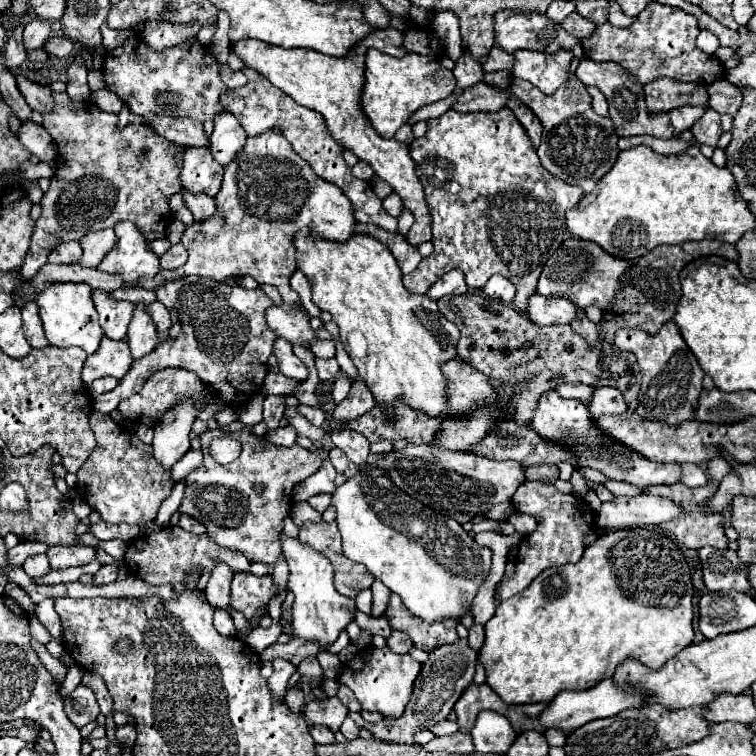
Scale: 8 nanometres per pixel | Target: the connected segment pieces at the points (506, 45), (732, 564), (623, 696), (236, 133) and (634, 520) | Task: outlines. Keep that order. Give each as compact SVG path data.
M498 11L494 15L494 43L506 51L506 53L516 53L520 49L530 49L530 51L546 51L546 53L558 53L560 49L572 51L578 59L584 57L582 47L578 45L576 37L570 37L556 21L548 19L546 15L540 13L522 13L522 11Z
M702 547L698 555L702 561L704 585L708 591L752 591L748 581L748 567L740 561L736 551Z
M604 679L602 683L598 683L596 687L592 689L586 689L586 691L562 691L558 693L558 697L554 697L546 709L538 715L538 723L546 729L558 729L562 733L572 733L576 731L578 727L594 721L594 719L602 719L602 717L614 717L618 711L624 711L624 709L630 709L630 707L642 707L642 697L636 695L632 689L624 687L624 689L618 689L612 679Z
M222 113L214 121L214 133L210 137L210 151L214 159L226 167L234 157L244 149L246 131L238 125L238 119L232 113Z
M646 493L636 497L614 497L612 501L602 503L598 509L598 525L604 529L660 525L680 517L682 513L684 509L666 497Z

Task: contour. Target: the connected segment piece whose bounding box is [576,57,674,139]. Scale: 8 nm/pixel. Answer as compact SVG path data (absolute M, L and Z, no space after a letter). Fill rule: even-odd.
M582 59L578 69L576 69L576 77L584 83L584 85L594 85L598 87L608 105L610 105L610 119L614 123L614 131L618 137L632 137L632 135L654 135L658 139L670 139L674 135L674 127L670 125L670 117L668 113L652 113L646 107L646 101L642 97L642 85L630 77L618 63L606 61L606 63L598 63L592 59Z

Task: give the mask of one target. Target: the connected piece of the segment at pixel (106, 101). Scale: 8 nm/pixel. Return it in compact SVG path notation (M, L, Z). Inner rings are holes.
M98 89L92 93L90 101L100 109L100 111L108 111L108 113L120 113L123 103L112 91L108 89Z

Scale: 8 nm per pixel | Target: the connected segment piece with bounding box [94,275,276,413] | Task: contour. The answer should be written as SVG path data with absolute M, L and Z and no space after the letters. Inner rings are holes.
M198 275L184 277L184 281L164 281L164 285L154 289L154 293L166 309L178 315L182 321L182 331L178 337L160 343L158 349L142 357L142 361L134 361L130 373L118 381L118 387L94 401L94 409L100 413L112 413L122 399L138 393L138 389L142 389L144 381L152 373L166 367L182 367L194 371L204 383L212 383L218 395L230 405L240 405L250 395L254 395L254 387L244 389L242 383L246 379L252 379L256 385L262 385L264 381L266 361L276 339L264 319L264 309L272 305L272 299L260 287L248 291L240 285L232 287Z

